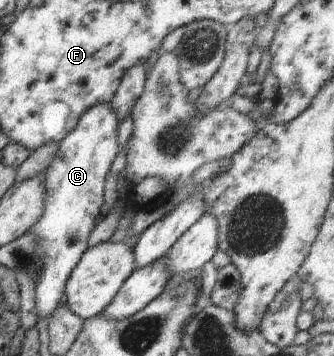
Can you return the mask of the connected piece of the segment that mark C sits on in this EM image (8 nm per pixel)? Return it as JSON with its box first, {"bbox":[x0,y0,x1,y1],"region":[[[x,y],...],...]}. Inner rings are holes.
{"bbox":[28,102,121,322],"region":[[[111,102],[96,104],[80,116],[79,124],[59,143],[58,153],[44,173],[46,202],[40,220],[28,230],[44,250],[40,278],[34,284],[34,306],[38,320],[50,322],[52,312],[62,304],[68,278],[88,248],[90,233],[104,203],[104,187],[111,166],[121,151],[118,118]]]}

